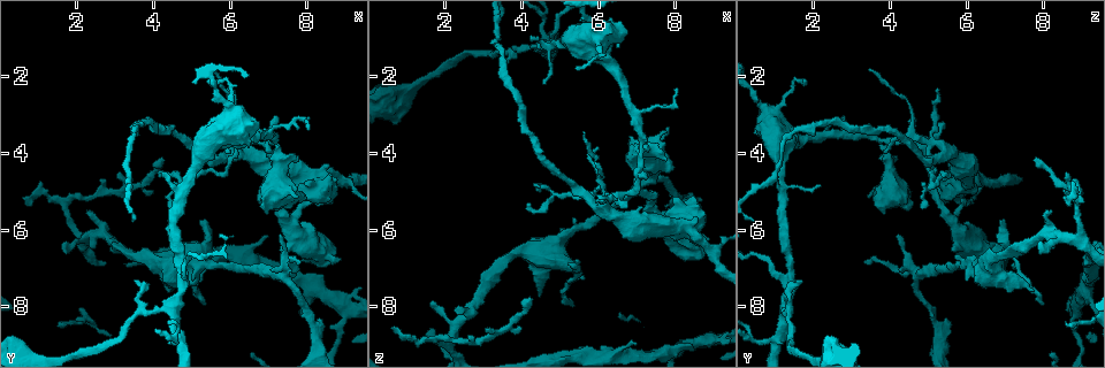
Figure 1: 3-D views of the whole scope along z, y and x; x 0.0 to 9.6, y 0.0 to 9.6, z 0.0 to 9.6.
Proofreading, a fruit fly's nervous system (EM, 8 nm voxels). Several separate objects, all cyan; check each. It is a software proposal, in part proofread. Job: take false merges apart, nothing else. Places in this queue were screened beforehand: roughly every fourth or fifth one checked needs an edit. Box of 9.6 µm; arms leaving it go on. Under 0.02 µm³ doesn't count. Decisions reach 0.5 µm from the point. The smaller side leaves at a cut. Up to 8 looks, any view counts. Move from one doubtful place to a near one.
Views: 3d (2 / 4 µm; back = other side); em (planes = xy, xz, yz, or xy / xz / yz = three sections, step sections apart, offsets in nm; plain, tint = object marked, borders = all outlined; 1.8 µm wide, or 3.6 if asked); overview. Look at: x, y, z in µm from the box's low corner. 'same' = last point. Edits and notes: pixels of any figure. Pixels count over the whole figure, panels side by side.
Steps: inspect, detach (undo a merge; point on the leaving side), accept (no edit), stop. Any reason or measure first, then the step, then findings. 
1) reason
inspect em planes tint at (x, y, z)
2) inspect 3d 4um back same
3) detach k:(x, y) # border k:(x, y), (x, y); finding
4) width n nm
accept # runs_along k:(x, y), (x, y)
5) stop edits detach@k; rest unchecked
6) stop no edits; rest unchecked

sudden change in width
inspect 3d 2um at (6.15, 3.90, 5.50)

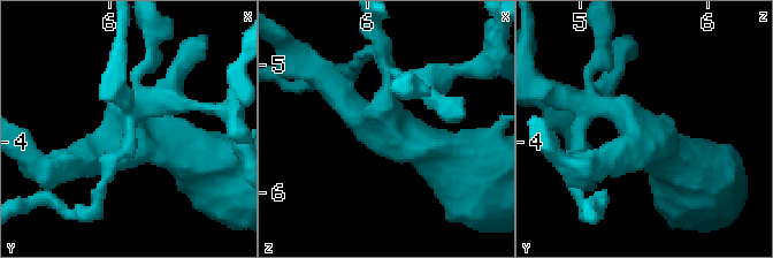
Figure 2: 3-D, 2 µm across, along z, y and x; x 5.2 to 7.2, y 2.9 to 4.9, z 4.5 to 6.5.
inspect em xz step 8 tint at (6.12, 3.90, 5.44)

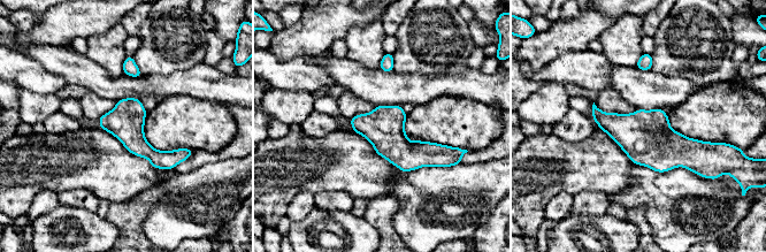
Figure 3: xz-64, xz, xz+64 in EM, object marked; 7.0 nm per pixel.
inspect em yz step 8 tint same

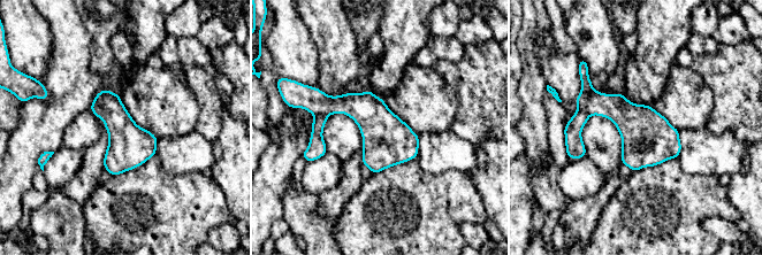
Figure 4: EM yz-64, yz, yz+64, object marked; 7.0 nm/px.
detach 4:(295, 94) # a second neuron is stuck on

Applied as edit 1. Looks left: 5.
inspect overview

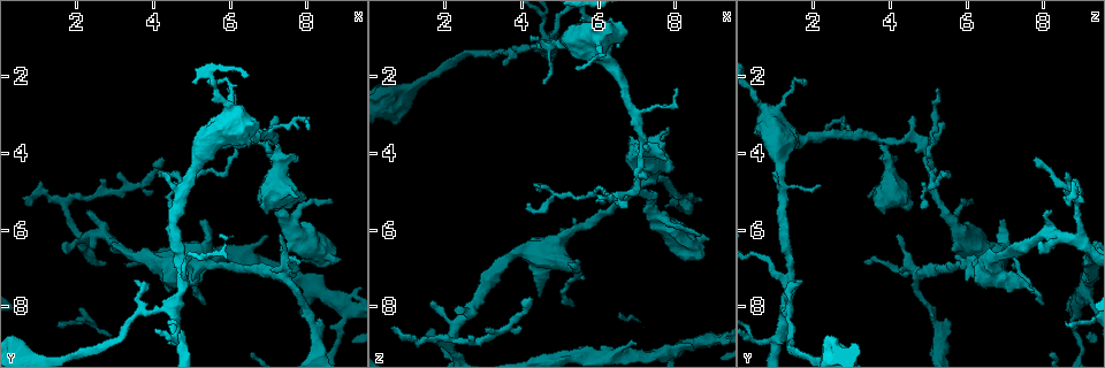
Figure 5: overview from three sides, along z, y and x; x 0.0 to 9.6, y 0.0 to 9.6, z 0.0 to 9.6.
narrows sharply
inspect em xy step 16 tint at (7.15, 3.50, 3.55)

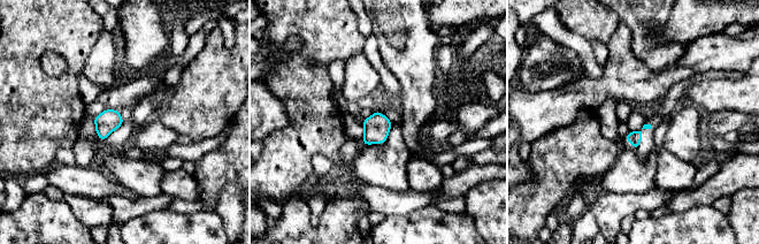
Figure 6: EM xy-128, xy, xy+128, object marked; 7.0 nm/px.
cut it another way
inspect em planes borders same

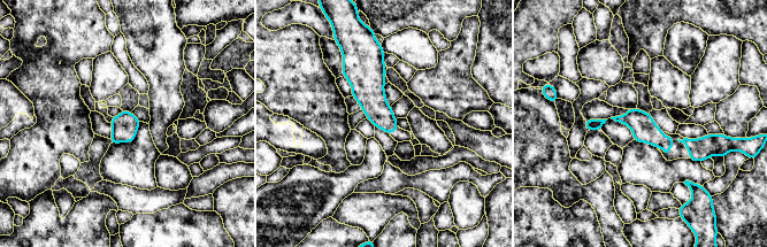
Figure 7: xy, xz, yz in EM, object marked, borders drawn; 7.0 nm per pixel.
accept # one neuron here

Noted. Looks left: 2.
abrupt turn
inspect 3d 4um at (8.45, 6.65, 6.35)

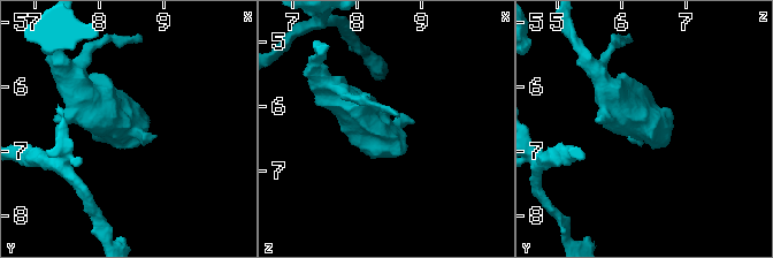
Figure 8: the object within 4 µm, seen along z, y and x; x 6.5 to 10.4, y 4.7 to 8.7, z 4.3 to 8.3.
inspect em 3.6um planes tint at (8.50, 6.60, 6.40)

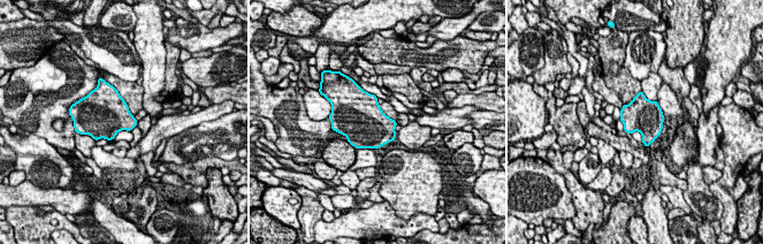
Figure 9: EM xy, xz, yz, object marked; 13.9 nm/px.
width 480 nm
accept # one neuron here

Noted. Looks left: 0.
stop edits detach@4; rest unchecked

